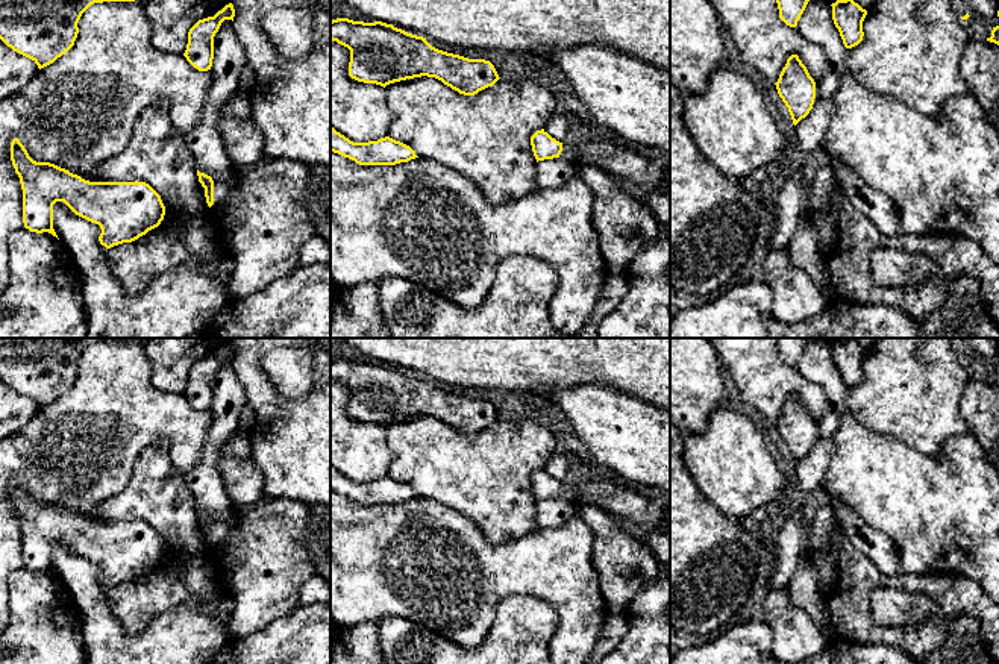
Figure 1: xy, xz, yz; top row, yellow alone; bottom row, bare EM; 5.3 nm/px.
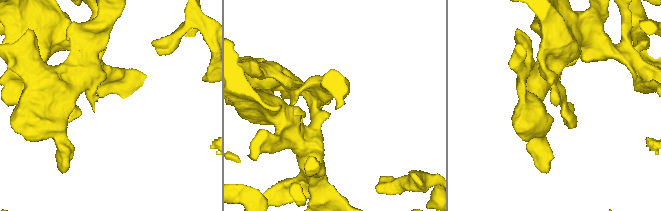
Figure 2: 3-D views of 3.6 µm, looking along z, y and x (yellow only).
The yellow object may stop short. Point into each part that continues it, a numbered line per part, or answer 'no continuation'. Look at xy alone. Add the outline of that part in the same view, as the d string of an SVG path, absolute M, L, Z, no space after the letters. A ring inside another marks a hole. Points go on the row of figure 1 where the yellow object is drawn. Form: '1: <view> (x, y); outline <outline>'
1: xy (261, 211); outline M264 156L215 177L209 215L218 223L233 258L230 297L243 299L261 291L299 265L300 247L317 232L305 202L314 196L318 171L291 159Z

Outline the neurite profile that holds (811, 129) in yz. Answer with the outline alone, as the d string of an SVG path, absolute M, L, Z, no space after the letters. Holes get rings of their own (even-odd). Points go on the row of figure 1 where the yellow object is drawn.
M816 96L810 114L796 124L797 147L811 162L820 158L822 143L834 112L834 99Z

